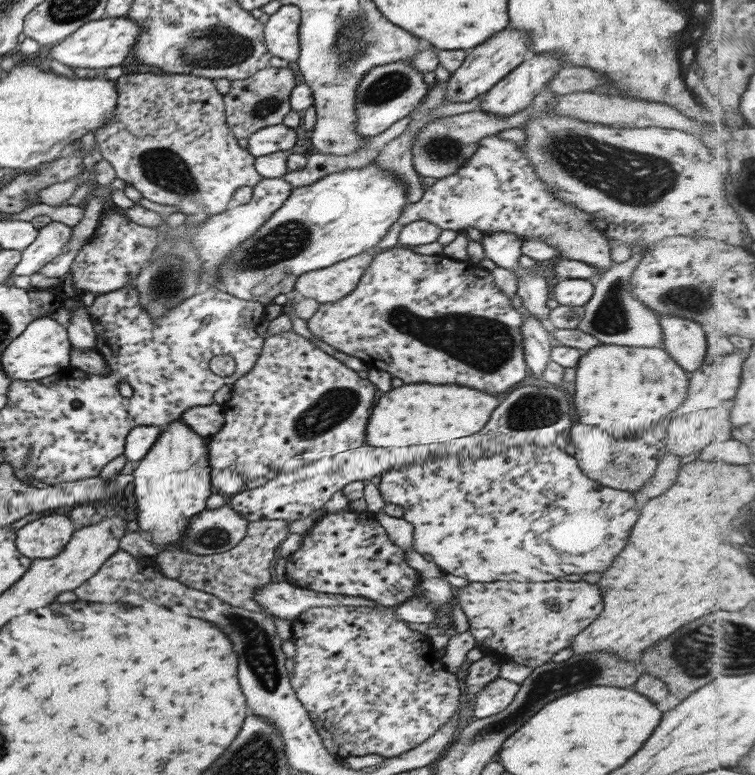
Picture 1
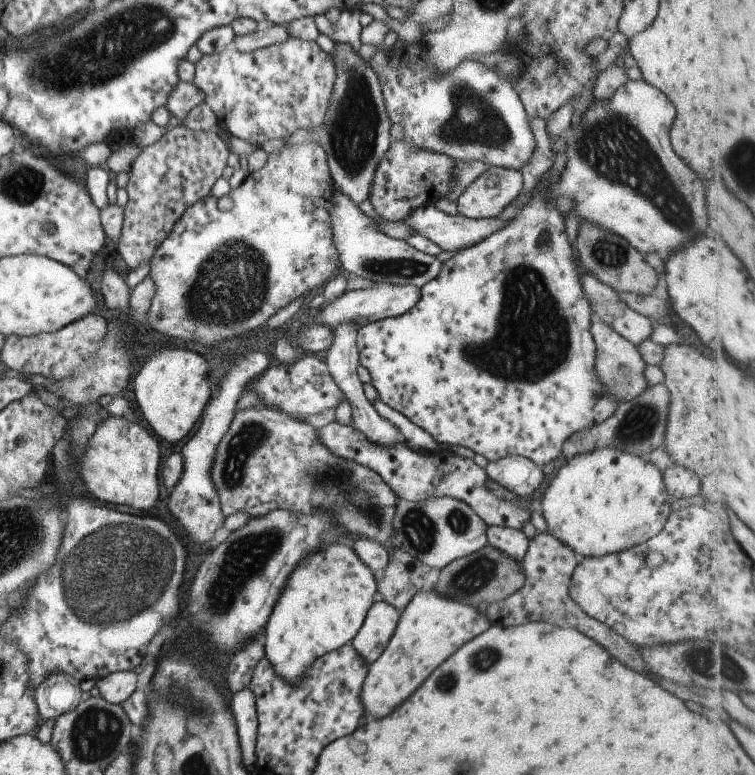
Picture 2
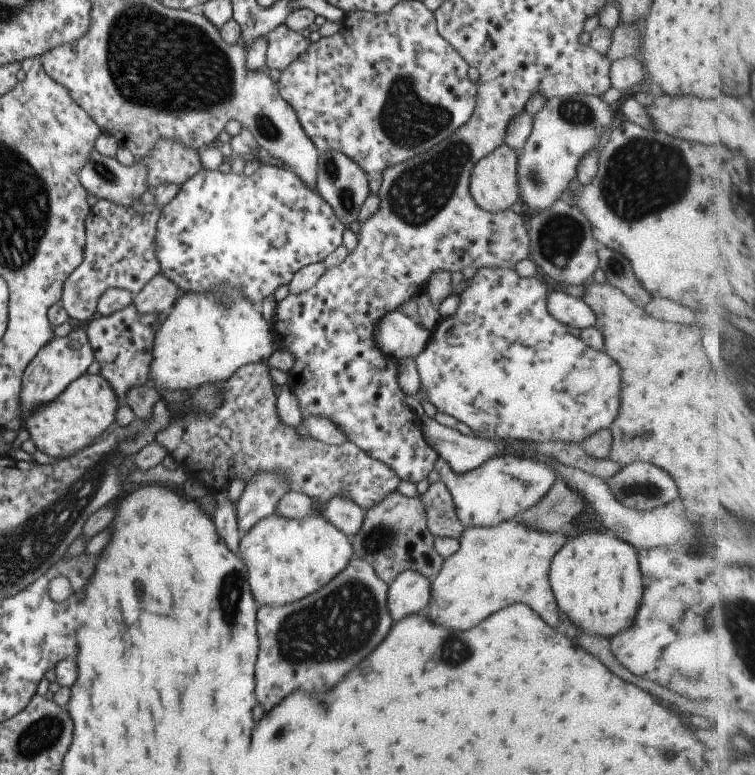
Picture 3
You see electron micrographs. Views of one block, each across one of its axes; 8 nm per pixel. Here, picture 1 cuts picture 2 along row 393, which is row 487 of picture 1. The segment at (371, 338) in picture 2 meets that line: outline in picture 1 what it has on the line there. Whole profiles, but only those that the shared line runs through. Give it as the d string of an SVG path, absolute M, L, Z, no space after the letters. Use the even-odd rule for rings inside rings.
M534 444L510 447L500 451L498 454L482 458L466 457L461 455L444 455L444 457L434 457L426 459L422 463L410 463L384 471L378 487L384 502L387 504L397 504L404 508L403 518L414 526L414 550L420 554L428 554L444 570L446 574L461 576L470 581L496 582L496 581L516 581L516 582L550 582L561 580L566 574L588 574L588 572L604 573L614 562L614 558L620 554L626 546L631 536L632 527L638 520L639 510L638 500L634 493L626 490L608 488L592 478L588 478L580 466L575 456L569 452L564 452L556 446L550 448L538 448Z

